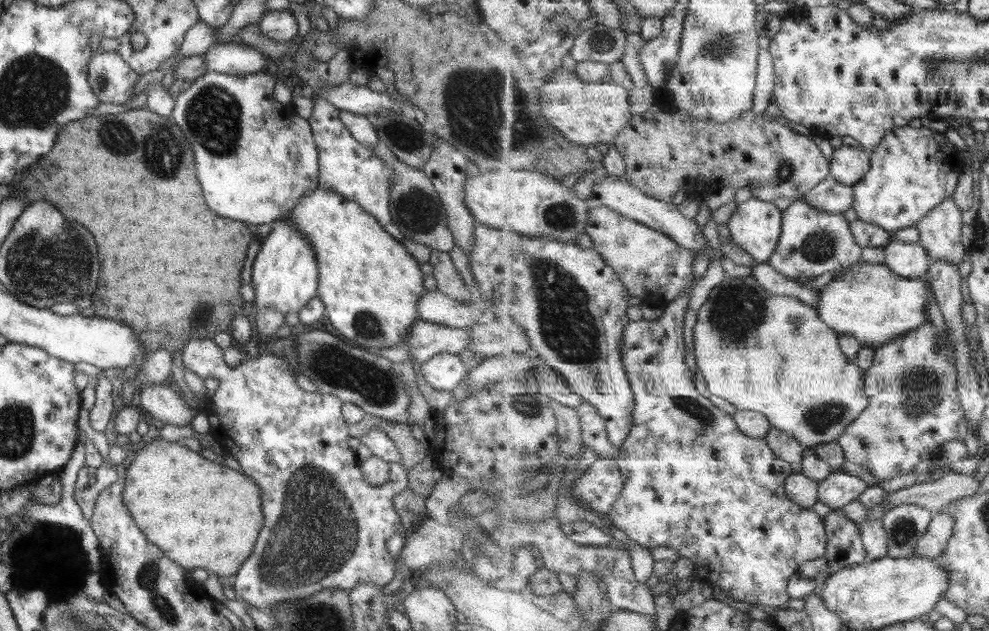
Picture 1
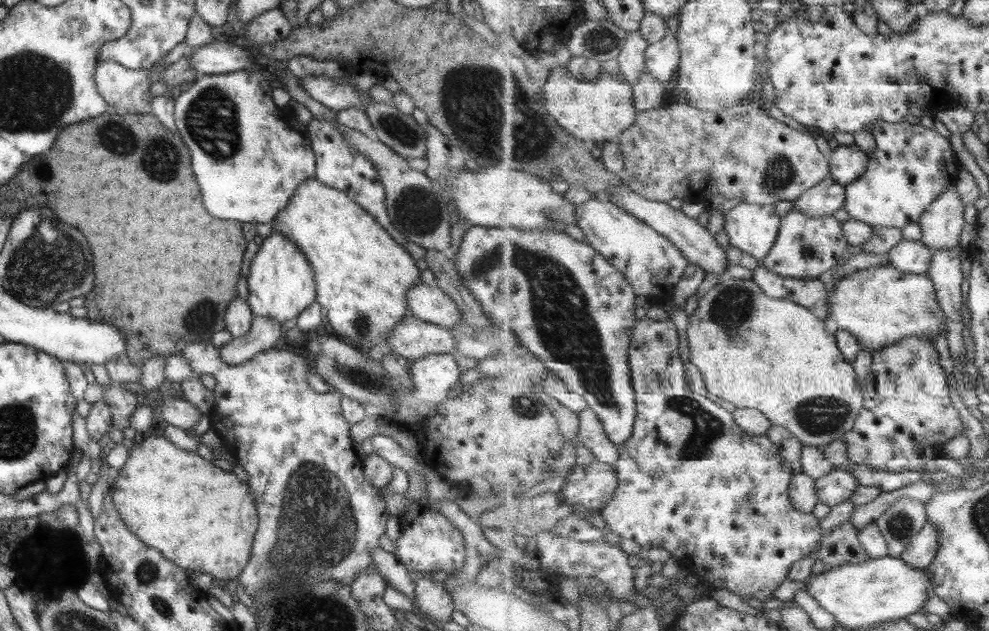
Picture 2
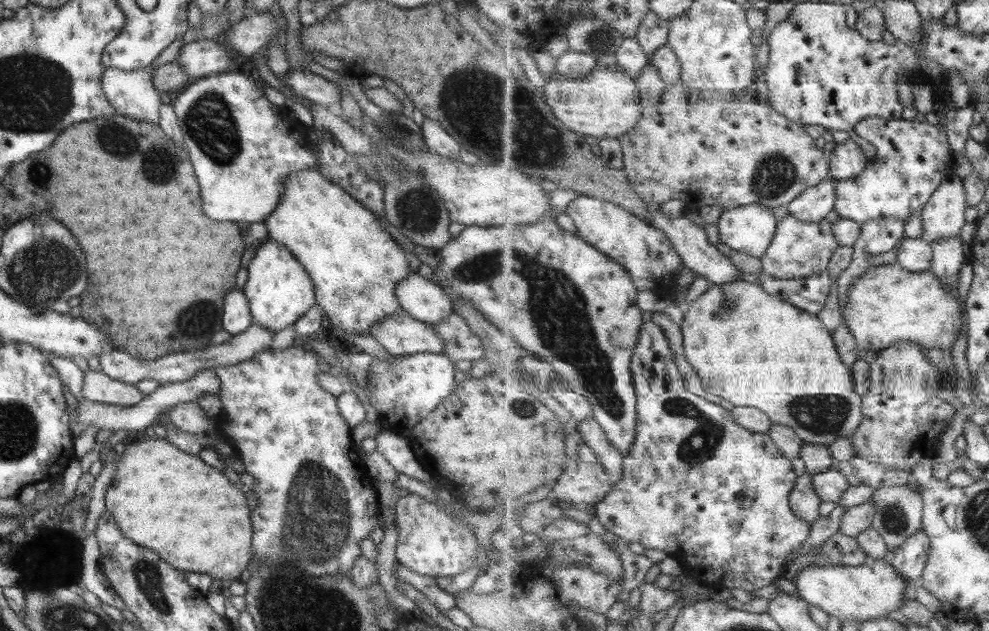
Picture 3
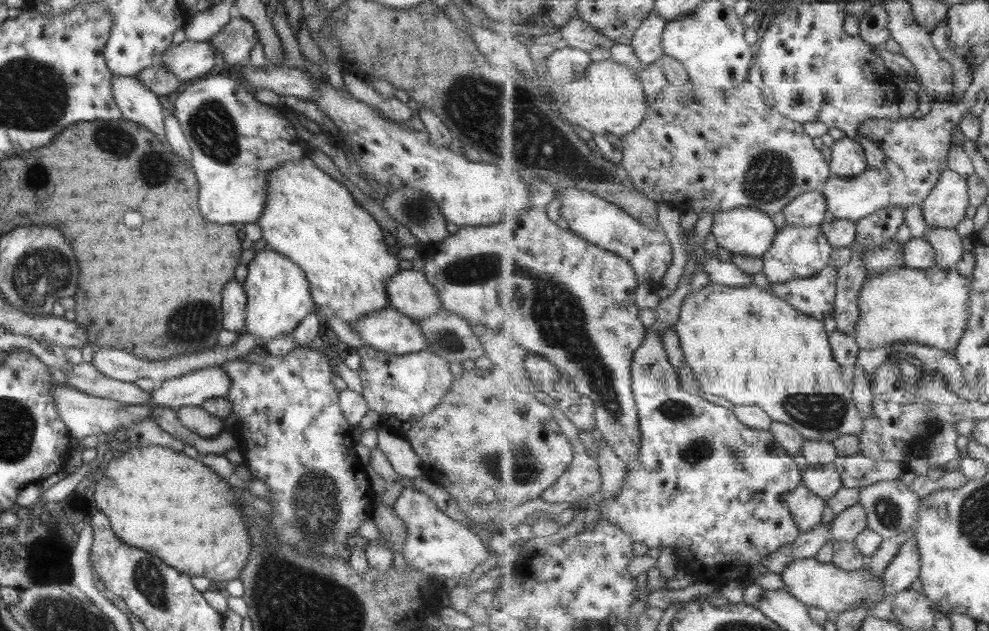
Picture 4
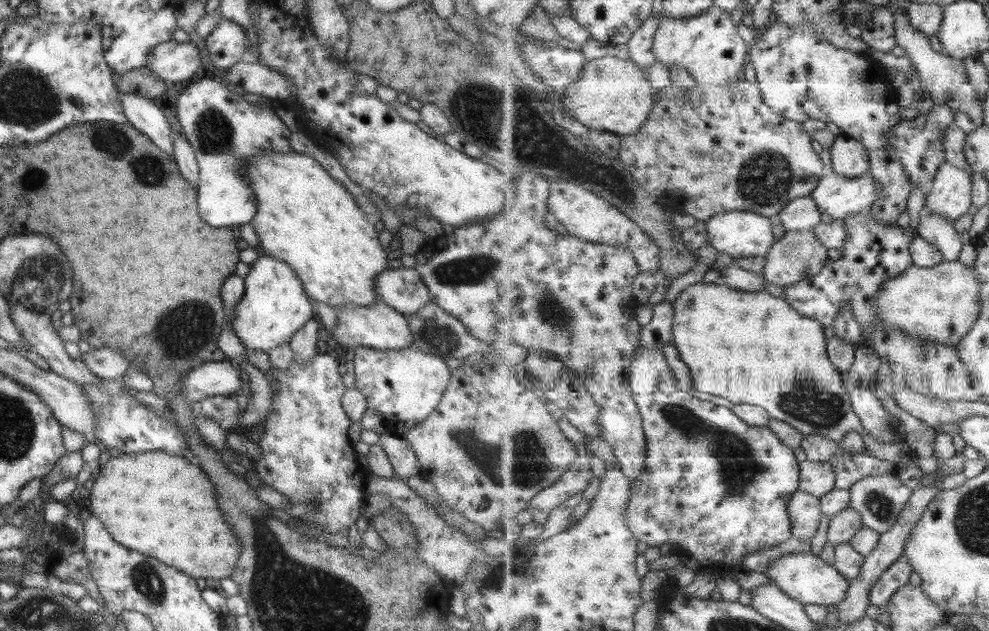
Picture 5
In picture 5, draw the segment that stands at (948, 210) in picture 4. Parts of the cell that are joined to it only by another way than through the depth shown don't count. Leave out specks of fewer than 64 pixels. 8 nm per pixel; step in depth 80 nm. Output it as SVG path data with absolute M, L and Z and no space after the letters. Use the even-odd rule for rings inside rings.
M945 161L937 171L931 193L925 198L925 206L933 214L941 214L951 222L968 214L972 208L972 172Z

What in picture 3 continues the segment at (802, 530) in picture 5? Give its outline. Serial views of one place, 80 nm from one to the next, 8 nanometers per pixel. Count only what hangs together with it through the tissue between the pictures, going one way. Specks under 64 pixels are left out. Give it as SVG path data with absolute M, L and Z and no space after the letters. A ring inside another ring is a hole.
M812 475L798 477L797 486L792 490L790 497L793 512L805 522L815 522L821 514L822 500L815 492Z

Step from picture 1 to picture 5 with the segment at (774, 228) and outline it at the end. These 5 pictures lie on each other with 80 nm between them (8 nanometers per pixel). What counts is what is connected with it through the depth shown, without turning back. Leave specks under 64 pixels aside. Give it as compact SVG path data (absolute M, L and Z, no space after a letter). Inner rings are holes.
M746 211L714 214L706 224L707 243L718 252L728 254L735 260L749 257L766 257L773 248L776 236L773 218Z

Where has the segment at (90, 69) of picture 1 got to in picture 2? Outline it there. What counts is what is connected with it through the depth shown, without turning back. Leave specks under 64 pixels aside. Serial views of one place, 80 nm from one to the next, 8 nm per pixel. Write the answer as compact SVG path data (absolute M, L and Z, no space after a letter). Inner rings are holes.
M98 61L93 69L95 90L109 108L116 107L121 113L149 112L149 75L159 64L161 61L147 70L132 72L121 67L119 63Z

